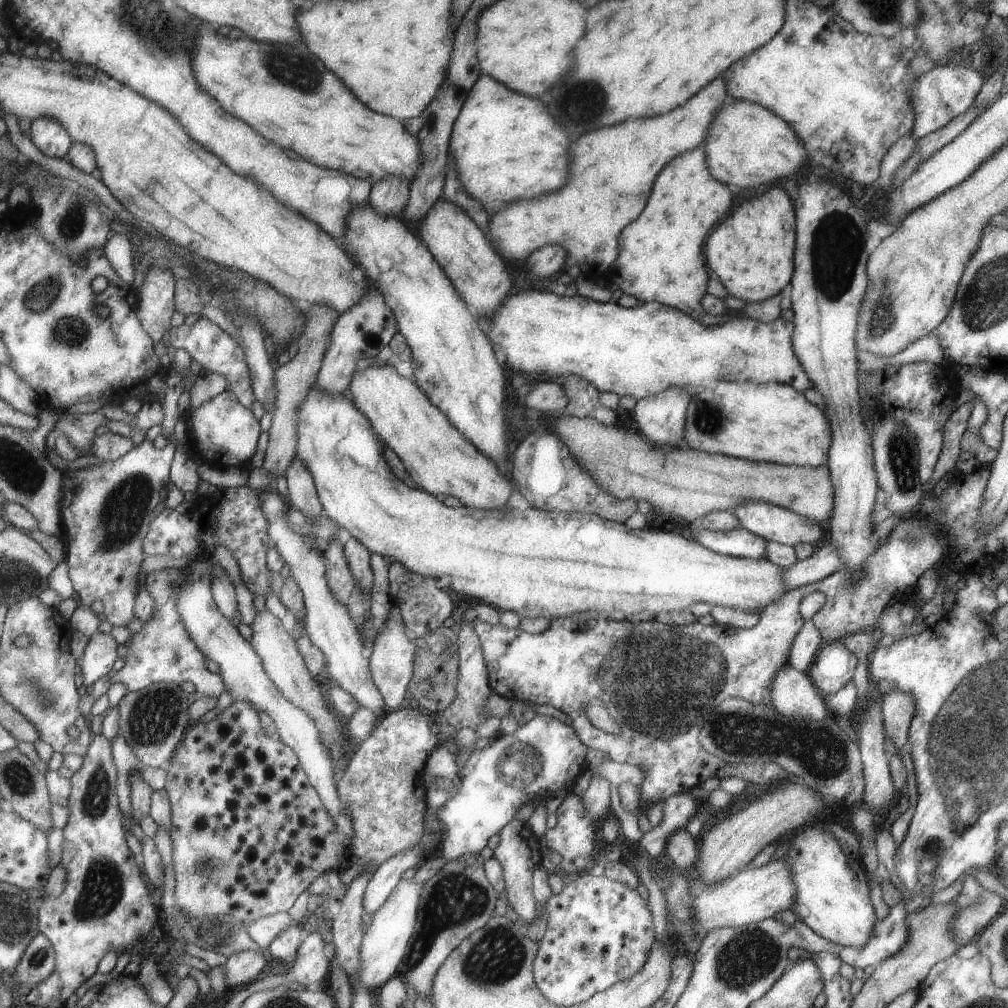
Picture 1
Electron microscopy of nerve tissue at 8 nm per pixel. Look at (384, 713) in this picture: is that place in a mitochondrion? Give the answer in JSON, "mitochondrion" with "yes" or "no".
{"mitochondrion":"no"}

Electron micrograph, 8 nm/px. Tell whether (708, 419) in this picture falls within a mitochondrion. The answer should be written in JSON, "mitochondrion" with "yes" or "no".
{"mitochondrion":"yes"}

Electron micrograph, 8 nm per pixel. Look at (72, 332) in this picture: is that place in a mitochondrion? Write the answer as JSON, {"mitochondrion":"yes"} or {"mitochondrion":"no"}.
{"mitochondrion":"yes"}

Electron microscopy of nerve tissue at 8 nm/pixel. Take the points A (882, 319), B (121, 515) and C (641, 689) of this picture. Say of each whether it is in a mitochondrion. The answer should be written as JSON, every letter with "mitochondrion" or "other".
{"A":"mitochondrion","B":"mitochondrion","C":"mitochondrion"}

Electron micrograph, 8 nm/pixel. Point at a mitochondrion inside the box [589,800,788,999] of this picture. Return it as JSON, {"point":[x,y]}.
{"point":[751,956]}

